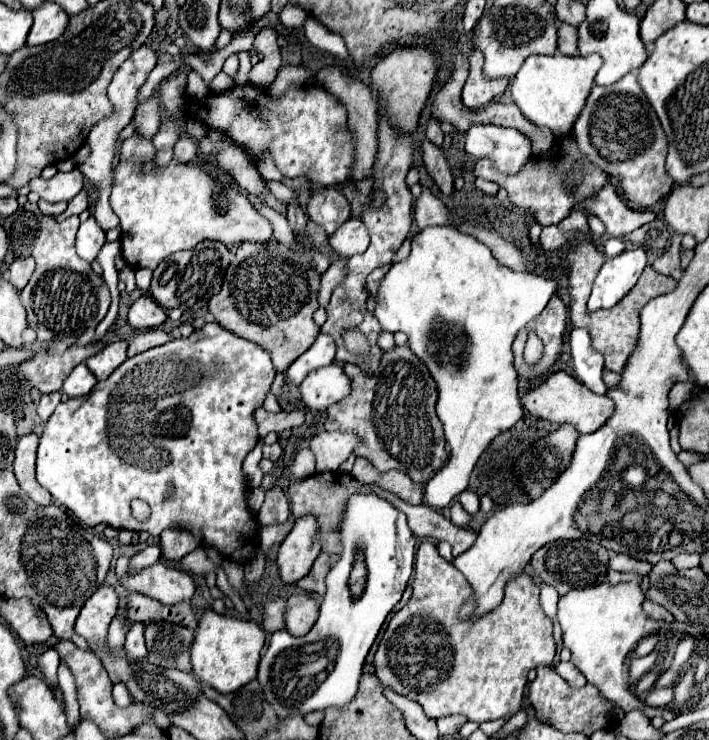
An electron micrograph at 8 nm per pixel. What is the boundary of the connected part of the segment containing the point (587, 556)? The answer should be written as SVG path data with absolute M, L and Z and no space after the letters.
M583 538L581 540L553 540L533 554L531 564L533 564L533 570L537 572L537 576L545 584L553 586L559 592L559 596L563 596L569 590L589 588L589 586L607 582L609 552L605 546L595 544L591 540L583 540Z

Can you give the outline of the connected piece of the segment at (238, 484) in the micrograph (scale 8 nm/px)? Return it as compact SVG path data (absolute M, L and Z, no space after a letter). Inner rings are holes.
M217 322L205 324L203 328L195 330L189 338L171 340L163 346L157 346L153 350L147 350L147 352L137 354L133 358L127 358L119 368L115 368L115 372L107 380L97 382L95 388L87 396L69 398L67 402L61 402L57 406L57 410L51 414L51 418L47 420L45 430L41 434L41 442L39 442L39 450L37 450L37 482L49 490L49 494L53 496L55 502L69 508L87 526L97 526L103 522L115 530L123 530L123 528L135 530L135 532L145 530L145 532L153 534L155 538L167 528L185 530L185 532L197 536L203 546L209 546L209 548L215 548L217 552L221 552L223 558L237 562L237 564L247 564L257 554L261 526L255 518L255 512L247 504L247 496L249 496L251 488L247 484L247 478L245 478L241 466L243 466L245 456L259 442L257 422L253 420L253 412L255 412L255 408L259 408L263 404L263 400L271 388L273 378L275 378L275 368L273 368L269 352L263 350L261 346L257 346L245 338L239 338L233 332L221 328ZM135 498L147 502L151 508L151 516L145 522L135 520L131 514L129 504Z

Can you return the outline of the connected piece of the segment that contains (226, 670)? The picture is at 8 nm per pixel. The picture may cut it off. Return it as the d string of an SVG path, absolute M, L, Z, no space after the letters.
M205 612L195 630L195 642L191 646L193 674L221 694L237 692L247 682L255 680L261 648L265 644L265 630L255 620L239 620L233 616Z

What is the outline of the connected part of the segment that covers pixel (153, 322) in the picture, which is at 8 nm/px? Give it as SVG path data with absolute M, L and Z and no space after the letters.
M139 296L129 308L127 320L133 328L157 328L167 320L167 314L151 296Z

